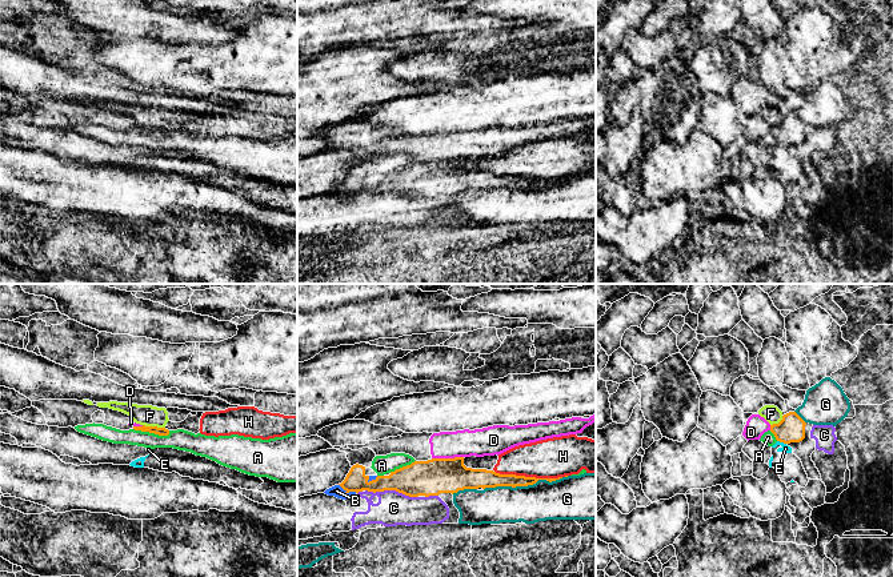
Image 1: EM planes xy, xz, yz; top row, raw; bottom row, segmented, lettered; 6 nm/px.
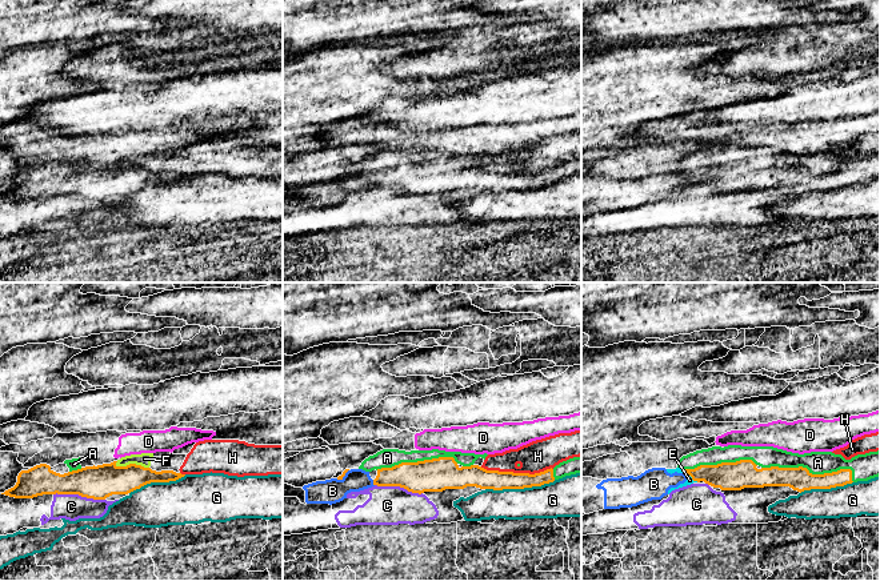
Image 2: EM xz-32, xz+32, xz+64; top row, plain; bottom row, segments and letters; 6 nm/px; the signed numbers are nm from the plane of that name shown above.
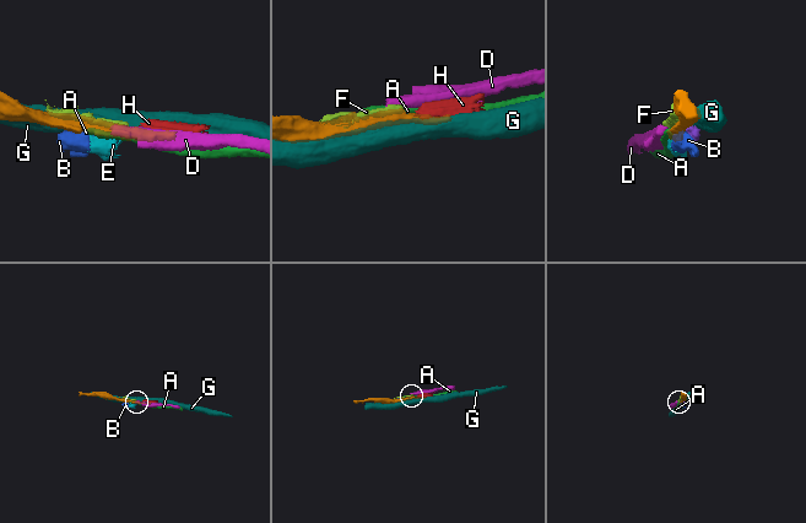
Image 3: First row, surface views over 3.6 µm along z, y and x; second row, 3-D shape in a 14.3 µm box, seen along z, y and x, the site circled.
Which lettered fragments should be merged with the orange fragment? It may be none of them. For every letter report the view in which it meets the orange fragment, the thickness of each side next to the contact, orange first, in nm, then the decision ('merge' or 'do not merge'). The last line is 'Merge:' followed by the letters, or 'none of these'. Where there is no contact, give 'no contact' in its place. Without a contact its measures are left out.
A: contact in xy; calibres 50 and 130 nm; merge
B: contact in xz; calibres 130 and 70 nm; do not merge
C: contact in xz; calibres 220 and 200 nm; do not merge
D: contact in xz; calibres 220 and 170 nm; do not merge
E: contact in yz; calibres 160 and 50 nm; do not merge
F: contact in xy; calibres 50 and 130 nm; do not merge
G: contact in xz; calibres 110 and 240 nm; do not merge
H: contact in xz; calibres 110 and 240 nm; do not merge
Merge: A

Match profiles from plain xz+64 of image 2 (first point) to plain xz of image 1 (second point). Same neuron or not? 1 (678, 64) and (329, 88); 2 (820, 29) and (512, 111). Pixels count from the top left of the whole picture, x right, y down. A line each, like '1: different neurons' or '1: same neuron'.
1: same neuron
2: different neurons

